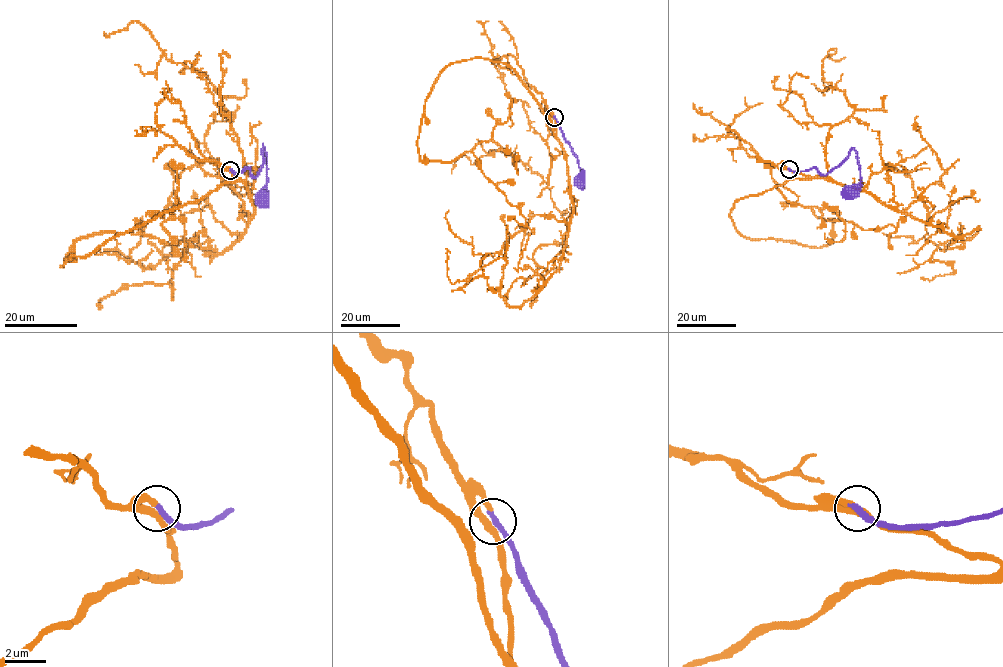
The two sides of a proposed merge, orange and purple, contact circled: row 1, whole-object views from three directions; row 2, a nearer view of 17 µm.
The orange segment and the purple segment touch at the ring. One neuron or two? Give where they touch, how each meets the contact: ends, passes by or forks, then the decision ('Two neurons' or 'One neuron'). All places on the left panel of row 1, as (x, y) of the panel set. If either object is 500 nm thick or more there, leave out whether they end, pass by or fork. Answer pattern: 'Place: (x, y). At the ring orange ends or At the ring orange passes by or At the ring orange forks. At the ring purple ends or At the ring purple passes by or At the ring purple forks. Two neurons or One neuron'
Place: (230, 170). At the ring orange passes by. At the ring purple ends. One neuron

